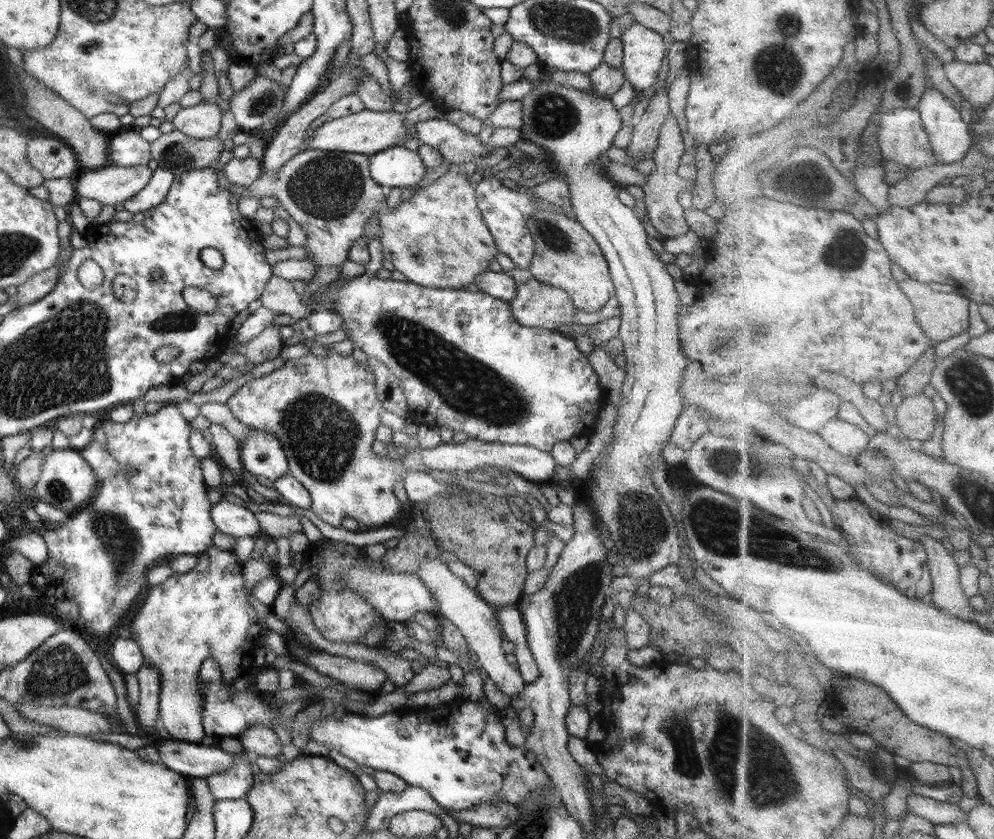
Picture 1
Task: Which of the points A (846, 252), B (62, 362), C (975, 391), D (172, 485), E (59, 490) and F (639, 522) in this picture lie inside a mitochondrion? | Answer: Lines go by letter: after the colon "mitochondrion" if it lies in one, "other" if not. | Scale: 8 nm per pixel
A: mitochondrion
B: mitochondrion
C: mitochondrion
D: other
E: mitochondrion
F: mitochondrion

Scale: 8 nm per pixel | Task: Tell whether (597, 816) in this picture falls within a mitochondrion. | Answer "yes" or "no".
no

